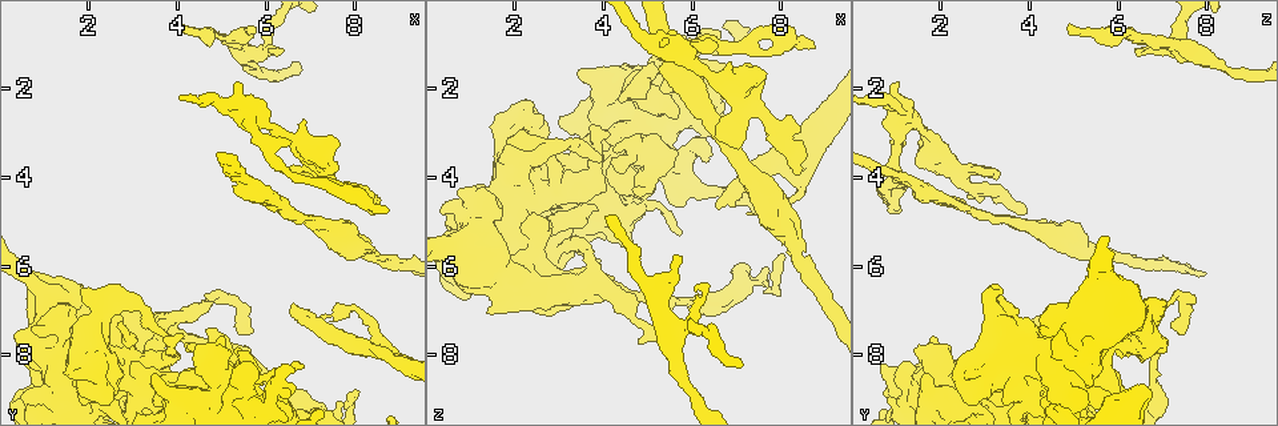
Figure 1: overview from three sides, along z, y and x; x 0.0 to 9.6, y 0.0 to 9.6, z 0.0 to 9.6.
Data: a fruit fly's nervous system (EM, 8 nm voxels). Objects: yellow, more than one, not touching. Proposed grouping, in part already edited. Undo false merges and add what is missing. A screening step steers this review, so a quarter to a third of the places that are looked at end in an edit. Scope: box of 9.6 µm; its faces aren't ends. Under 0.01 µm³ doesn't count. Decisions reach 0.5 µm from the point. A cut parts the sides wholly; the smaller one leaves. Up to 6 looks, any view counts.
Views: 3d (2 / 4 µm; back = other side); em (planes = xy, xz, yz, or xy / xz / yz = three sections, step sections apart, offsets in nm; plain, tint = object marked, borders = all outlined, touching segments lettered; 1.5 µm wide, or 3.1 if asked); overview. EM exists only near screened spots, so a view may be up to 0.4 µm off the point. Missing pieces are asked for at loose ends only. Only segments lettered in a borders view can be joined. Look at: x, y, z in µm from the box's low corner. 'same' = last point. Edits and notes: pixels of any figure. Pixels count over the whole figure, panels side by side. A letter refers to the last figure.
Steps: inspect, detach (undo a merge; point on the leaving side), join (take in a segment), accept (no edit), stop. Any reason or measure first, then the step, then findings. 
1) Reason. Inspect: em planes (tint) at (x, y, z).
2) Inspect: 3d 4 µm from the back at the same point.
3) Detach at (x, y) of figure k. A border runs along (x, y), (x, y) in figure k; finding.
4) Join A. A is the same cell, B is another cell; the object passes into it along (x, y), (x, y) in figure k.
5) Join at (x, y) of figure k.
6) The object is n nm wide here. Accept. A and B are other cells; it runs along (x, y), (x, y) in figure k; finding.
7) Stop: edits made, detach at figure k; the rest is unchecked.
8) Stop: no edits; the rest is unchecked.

An open end. Inspect: 3d 4 µm at (8.80, 4.75, 1.00).

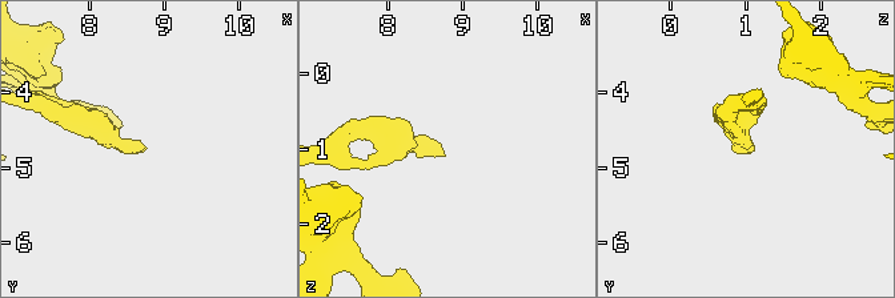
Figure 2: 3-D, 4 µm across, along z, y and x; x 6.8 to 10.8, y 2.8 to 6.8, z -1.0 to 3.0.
Inspect: em planes (tint) at (8.80, 4.80, 1.10).

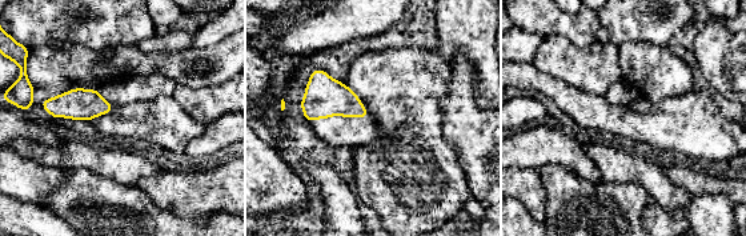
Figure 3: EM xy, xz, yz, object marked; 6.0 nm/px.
What lies round it. Inspect: em planes (borders) at the same point.

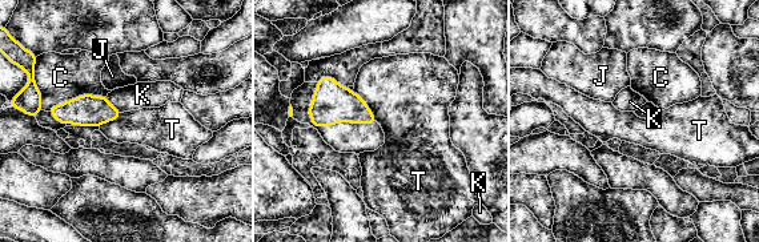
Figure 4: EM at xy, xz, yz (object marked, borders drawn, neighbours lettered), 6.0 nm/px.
The object is 130 nm wide here. Accept. C, J, K and T are other cells; a border runs along (353, 89), (376, 120) in figure 4; no lettered segment goes on from it.

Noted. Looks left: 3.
An open end. Inspect: em planes (borders) at (8.40, 4.80, 3.90).

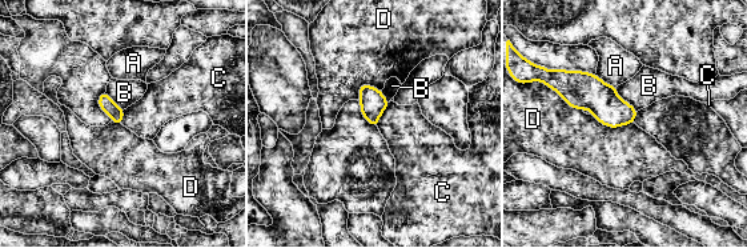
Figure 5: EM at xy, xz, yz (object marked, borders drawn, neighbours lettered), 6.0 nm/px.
Accept. A, B, C and D are other cells; a border runs along (590, 115), (610, 127), (633, 123) in figure 5; no lettered segment goes on from it.

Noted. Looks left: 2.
Stop: no edits; the rest is unchecked.

